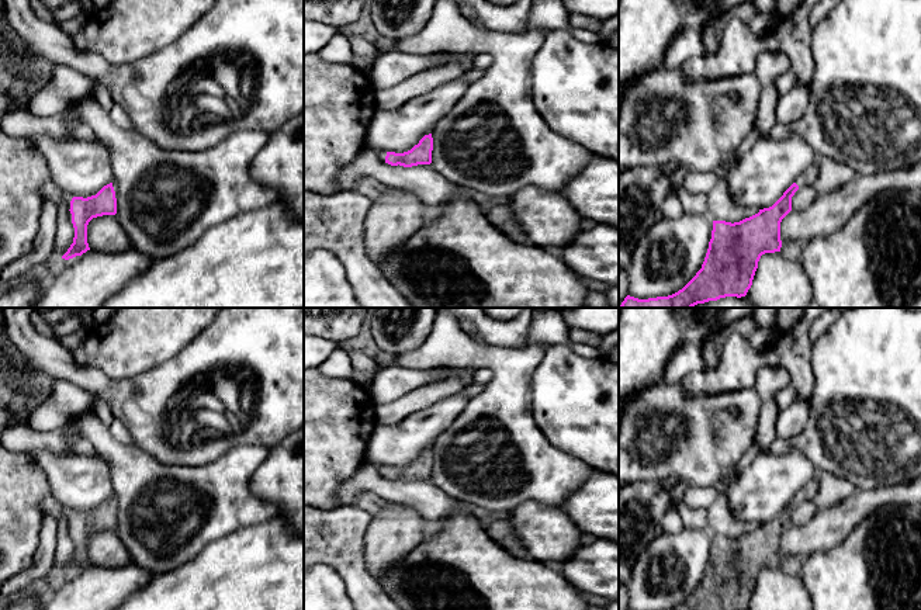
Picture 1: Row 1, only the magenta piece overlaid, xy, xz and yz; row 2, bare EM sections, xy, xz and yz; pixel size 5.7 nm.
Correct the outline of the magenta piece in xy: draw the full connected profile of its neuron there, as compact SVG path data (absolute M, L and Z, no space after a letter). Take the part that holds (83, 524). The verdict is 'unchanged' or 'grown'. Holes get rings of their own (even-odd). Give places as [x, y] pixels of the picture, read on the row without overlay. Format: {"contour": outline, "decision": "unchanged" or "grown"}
{"contour": "M112 498L104 500L96 510L83 513L70 509L63 510L69 523L69 533L75 543L73 558L62 573L69 575L90 565L87 558L87 540L93 533L117 528L117 513Z", "decision": "grown"}

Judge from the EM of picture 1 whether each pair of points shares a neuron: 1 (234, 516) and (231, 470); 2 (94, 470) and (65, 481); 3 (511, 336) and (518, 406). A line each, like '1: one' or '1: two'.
1: one
2: one
3: two

